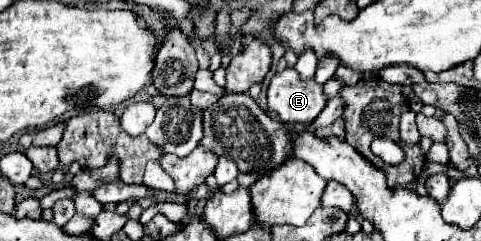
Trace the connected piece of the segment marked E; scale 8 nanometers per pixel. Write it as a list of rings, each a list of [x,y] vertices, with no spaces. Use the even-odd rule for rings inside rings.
[[[285,68],[273,76],[267,98],[269,110],[275,112],[281,122],[299,126],[313,122],[327,104],[323,86],[317,84],[315,78],[301,80],[295,68]]]

